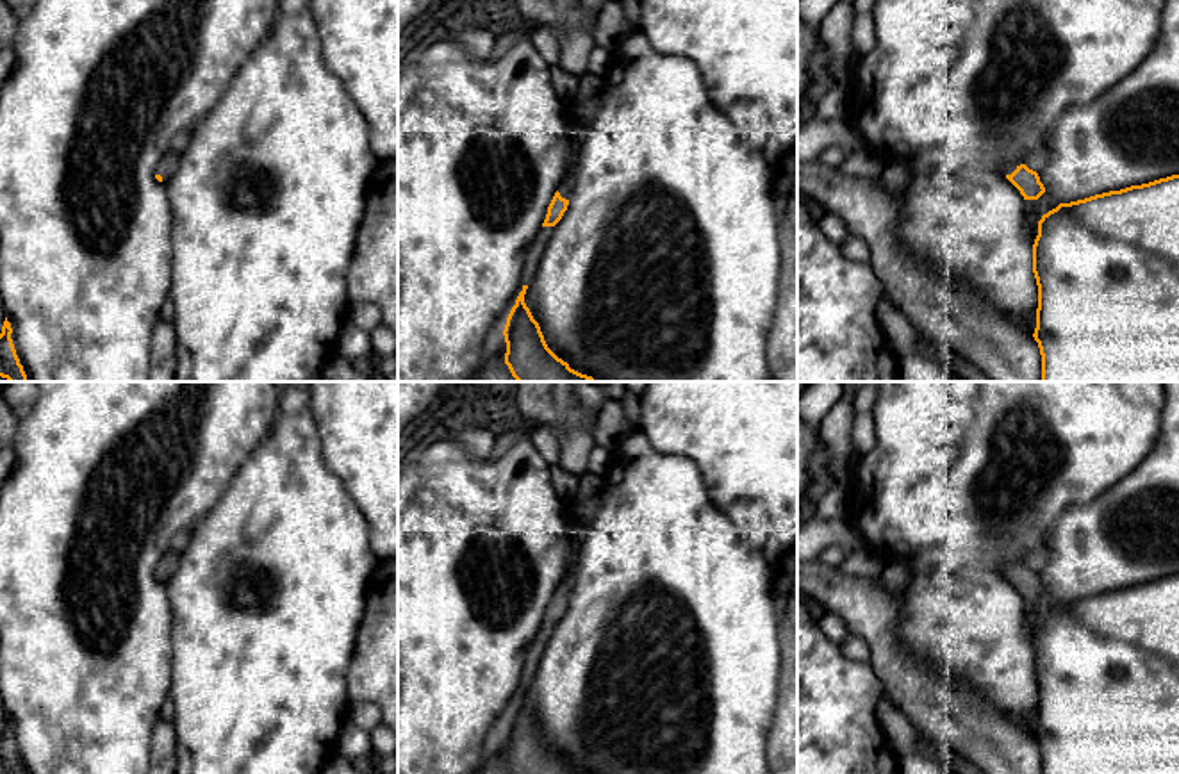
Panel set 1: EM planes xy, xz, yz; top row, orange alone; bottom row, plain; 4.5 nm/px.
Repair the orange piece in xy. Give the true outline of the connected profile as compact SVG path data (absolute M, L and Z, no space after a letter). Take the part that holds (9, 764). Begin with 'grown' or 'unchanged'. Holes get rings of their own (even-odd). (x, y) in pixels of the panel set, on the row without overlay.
unchanged; M4 720L2 733L0 733L0 774L25 774L23 765L16 754L12 738L11 722Z

